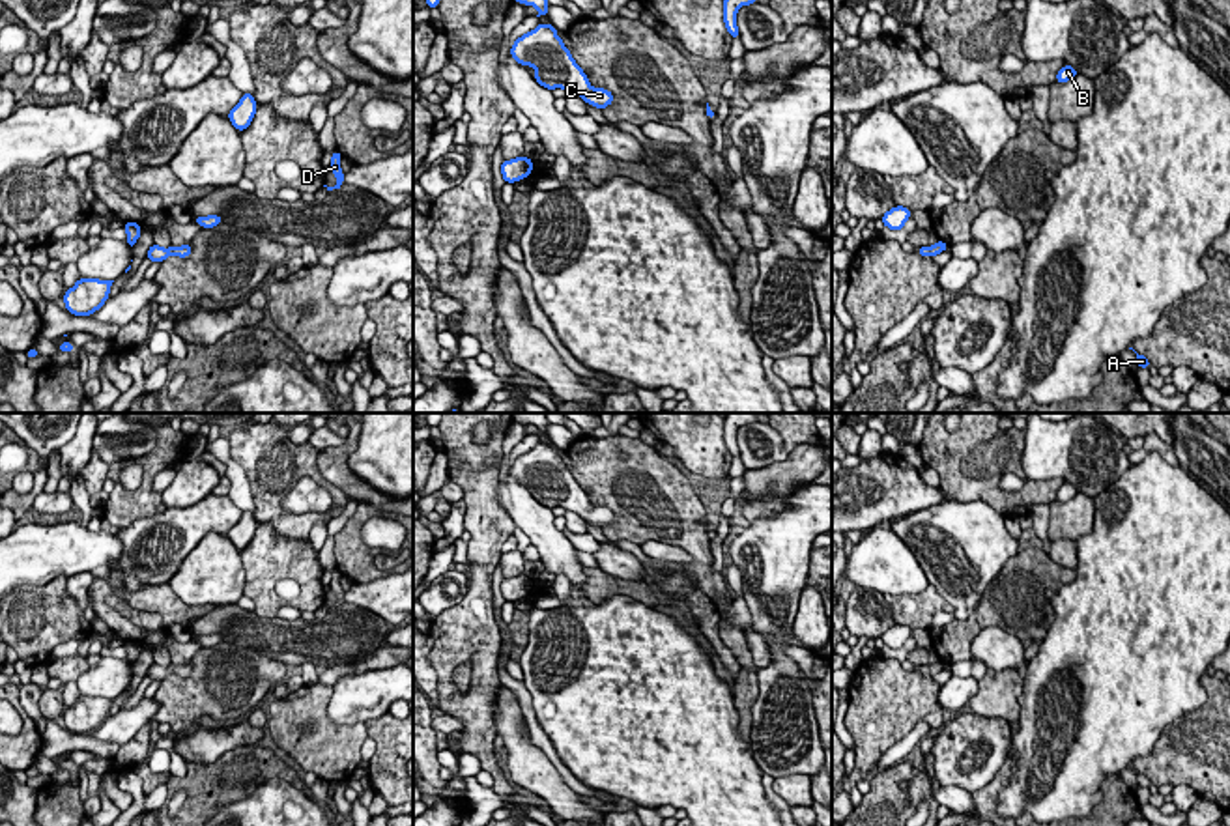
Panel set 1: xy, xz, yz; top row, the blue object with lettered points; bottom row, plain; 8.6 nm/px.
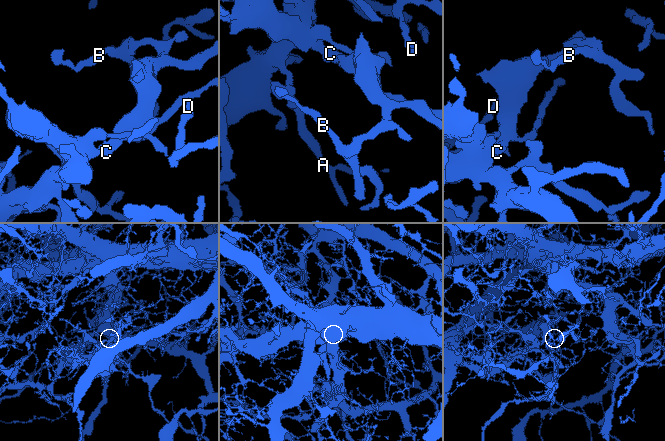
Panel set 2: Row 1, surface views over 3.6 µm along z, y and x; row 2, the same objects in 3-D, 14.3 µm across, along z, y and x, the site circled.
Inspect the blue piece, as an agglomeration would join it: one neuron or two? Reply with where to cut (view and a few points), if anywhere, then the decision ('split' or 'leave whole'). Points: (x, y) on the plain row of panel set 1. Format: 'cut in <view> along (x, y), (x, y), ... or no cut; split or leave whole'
no cut; leave whole

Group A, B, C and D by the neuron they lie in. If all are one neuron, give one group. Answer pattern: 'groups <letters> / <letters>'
groups A B C D

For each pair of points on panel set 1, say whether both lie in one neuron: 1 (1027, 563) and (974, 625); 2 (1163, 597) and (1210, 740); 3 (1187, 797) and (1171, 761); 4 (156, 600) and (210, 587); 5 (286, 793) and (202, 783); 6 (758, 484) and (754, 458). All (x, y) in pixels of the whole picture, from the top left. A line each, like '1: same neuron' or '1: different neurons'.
1: same neuron
2: different neurons
3: different neurons
4: different neurons
5: different neurons
6: different neurons

